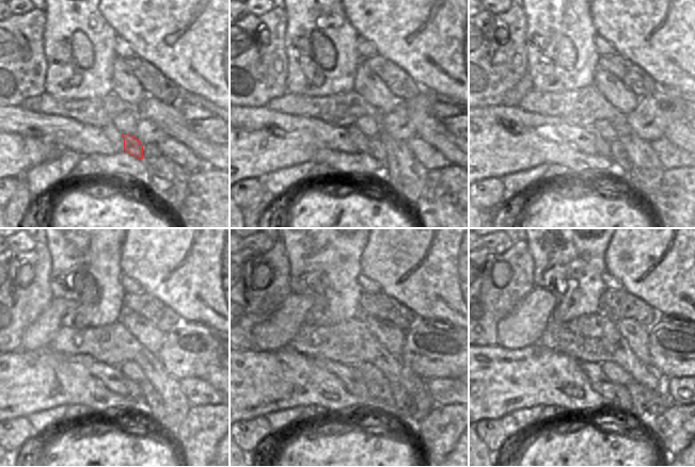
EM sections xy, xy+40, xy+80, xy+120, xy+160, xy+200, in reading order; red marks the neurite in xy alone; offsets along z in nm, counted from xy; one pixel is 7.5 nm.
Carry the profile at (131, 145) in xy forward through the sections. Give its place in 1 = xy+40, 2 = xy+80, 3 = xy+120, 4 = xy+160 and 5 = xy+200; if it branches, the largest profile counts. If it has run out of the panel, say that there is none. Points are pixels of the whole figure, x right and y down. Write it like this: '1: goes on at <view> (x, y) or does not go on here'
1: goes on at xy+40 (377, 150)
2: goes on at xy+80 (618, 155)
3: goes on at xy+120 (153, 405)
4: goes on at xy+160 (394, 399)
5: goes on at xy+200 (646, 405)

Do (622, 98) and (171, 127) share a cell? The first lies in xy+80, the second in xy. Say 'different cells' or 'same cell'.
different cells

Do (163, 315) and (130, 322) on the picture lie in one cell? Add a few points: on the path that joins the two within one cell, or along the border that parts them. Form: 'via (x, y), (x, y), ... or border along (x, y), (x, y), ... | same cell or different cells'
border along (124, 308), (139, 313), (166, 334) | different cells

